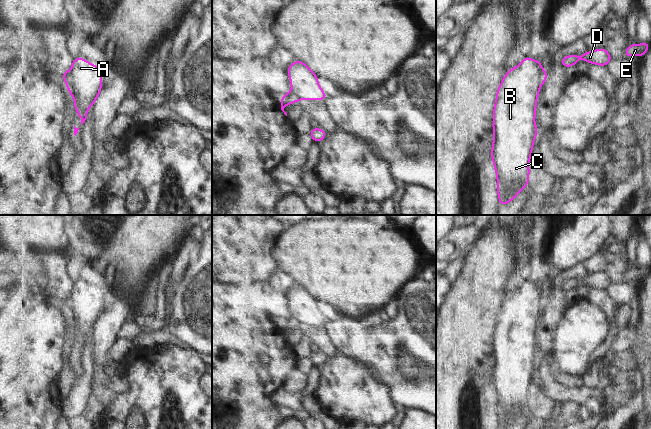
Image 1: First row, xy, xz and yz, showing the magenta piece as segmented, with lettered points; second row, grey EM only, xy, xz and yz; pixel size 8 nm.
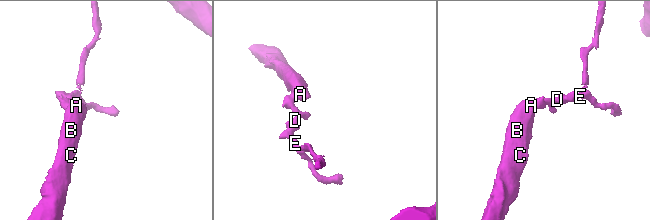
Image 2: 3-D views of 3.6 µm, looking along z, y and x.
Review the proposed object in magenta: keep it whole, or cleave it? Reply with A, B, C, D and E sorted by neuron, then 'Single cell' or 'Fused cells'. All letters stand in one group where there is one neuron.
Groups: A B C / D E. Fused cells.

